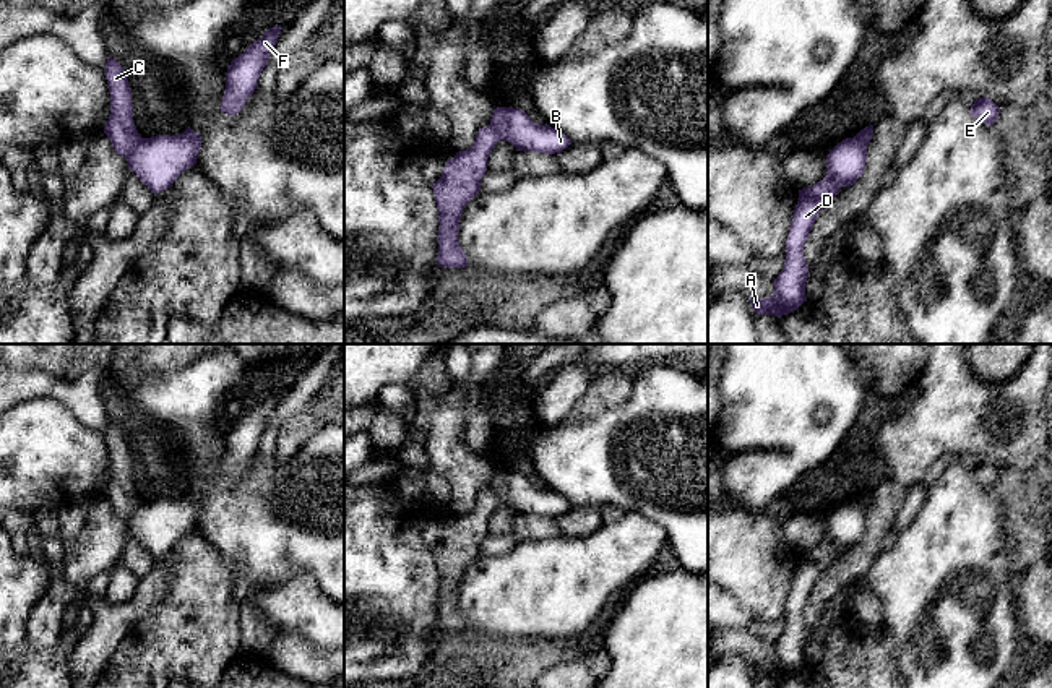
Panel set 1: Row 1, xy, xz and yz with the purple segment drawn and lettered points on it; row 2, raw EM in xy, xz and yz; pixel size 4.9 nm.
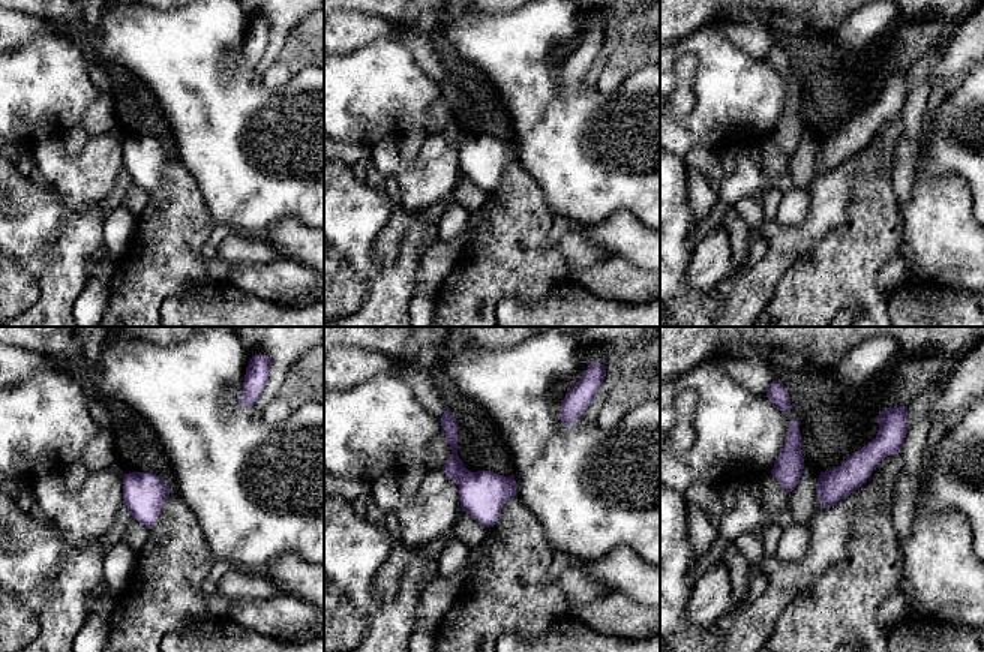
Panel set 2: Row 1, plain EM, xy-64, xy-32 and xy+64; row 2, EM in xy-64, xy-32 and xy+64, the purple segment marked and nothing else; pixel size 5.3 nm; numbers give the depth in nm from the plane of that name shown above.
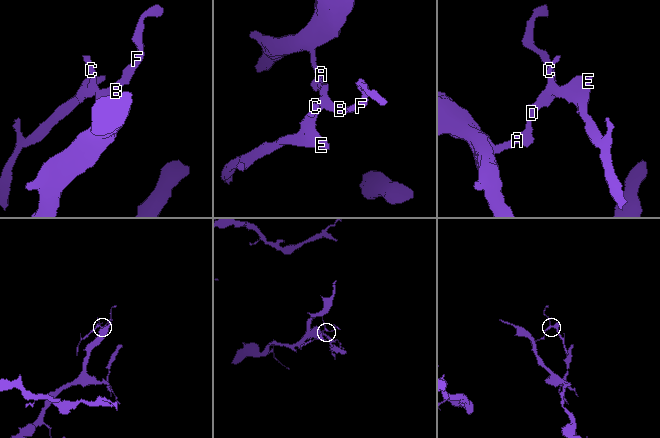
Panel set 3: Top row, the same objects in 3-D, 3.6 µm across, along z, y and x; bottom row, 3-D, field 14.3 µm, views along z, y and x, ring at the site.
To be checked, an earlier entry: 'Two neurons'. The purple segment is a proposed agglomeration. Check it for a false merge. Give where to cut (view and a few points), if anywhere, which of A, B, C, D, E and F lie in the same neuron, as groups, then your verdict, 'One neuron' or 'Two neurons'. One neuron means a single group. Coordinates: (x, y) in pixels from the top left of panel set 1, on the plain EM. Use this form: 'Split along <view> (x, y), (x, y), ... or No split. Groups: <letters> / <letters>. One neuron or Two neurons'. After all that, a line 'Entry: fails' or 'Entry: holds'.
Split along xy (142, 502), (127, 521). Groups: A B D F / C E. Two neurons
Entry: holds

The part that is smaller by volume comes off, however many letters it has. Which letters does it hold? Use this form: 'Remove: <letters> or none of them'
Remove: C, E

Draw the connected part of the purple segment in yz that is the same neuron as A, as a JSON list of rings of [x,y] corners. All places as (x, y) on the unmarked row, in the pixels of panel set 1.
[[[856,500],[838,506],[826,519],[826,539],[815,548],[799,553],[799,565],[786,605],[786,625],[774,643],[774,657],[766,662],[750,662],[757,678],[783,678],[797,673],[805,660],[808,630],[804,610],[820,574],[831,566],[841,550],[854,548],[864,537],[867,511]]]

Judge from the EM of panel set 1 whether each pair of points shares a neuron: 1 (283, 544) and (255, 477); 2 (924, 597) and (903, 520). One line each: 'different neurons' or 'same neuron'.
1: same neuron
2: different neurons

